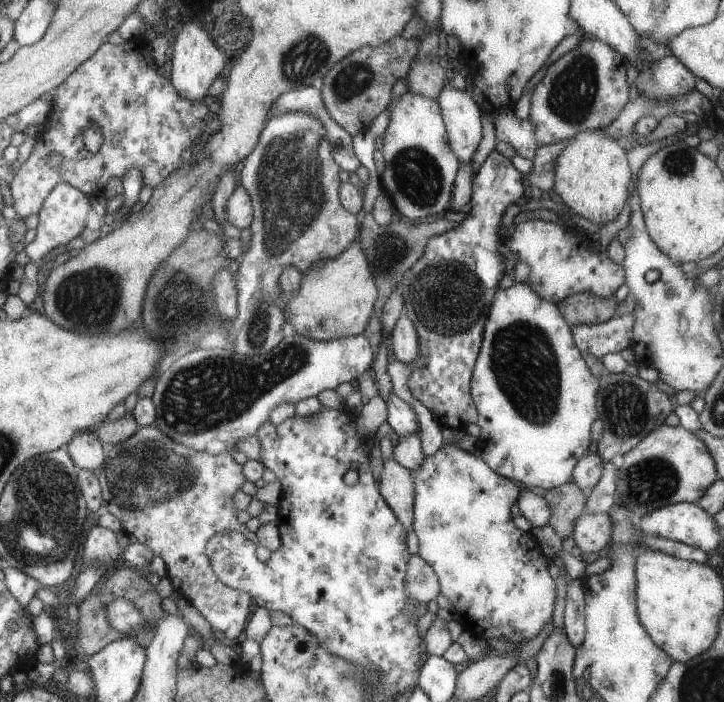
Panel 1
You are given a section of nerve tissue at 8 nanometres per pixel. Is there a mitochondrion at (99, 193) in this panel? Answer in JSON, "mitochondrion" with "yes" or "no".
{"mitochondrion":"no"}

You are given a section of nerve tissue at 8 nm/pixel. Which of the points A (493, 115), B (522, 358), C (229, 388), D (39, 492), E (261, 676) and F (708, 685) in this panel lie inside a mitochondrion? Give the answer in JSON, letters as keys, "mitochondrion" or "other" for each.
{"A":"other","B":"mitochondrion","C":"mitochondrion","D":"mitochondrion","E":"other","F":"mitochondrion"}

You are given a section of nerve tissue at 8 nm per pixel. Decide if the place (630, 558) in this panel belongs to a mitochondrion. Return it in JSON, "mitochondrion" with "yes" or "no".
{"mitochondrion":"no"}

